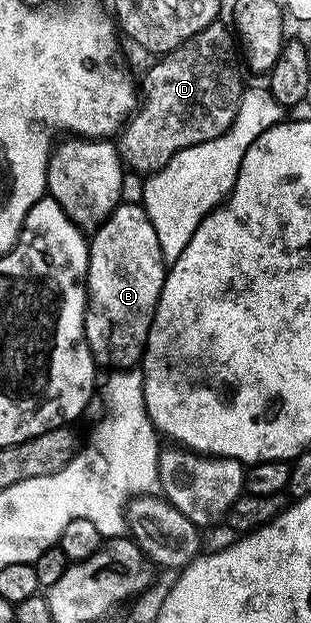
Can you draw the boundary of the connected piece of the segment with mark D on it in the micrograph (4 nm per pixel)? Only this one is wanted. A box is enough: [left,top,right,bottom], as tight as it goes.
[119,21,243,173]

